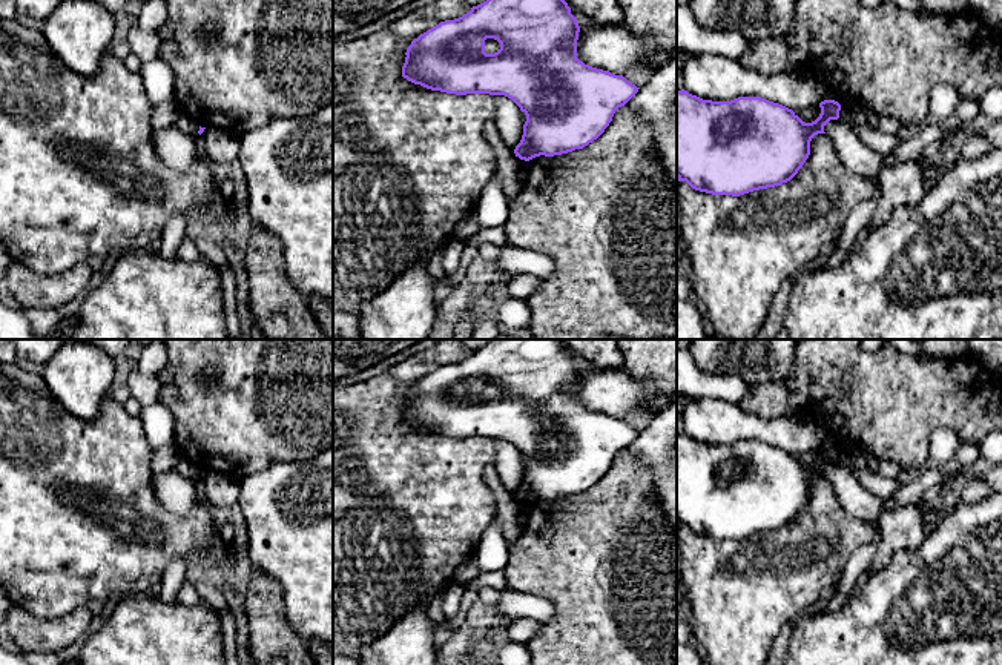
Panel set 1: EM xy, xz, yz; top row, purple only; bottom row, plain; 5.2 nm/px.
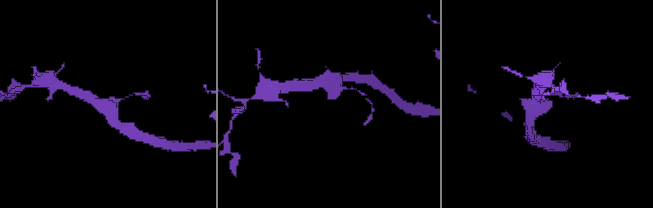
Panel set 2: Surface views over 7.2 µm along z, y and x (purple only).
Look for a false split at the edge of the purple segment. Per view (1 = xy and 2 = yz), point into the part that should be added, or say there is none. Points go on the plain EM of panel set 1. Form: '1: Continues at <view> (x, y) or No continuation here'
1: No continuation here
2: No continuation here

